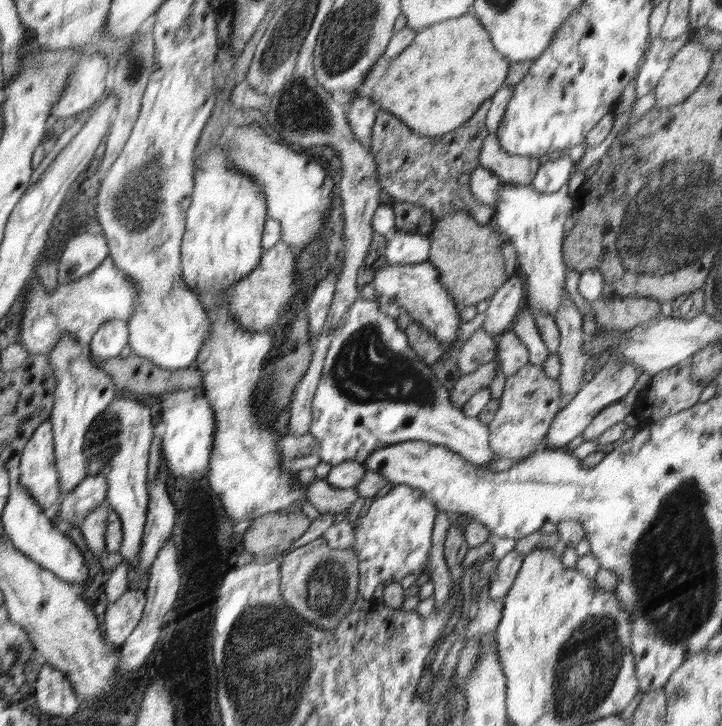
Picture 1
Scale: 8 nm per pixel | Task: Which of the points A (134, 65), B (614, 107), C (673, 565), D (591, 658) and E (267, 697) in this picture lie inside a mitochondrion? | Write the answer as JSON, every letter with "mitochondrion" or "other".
{"A":"mitochondrion","B":"other","C":"mitochondrion","D":"mitochondrion","E":"mitochondrion"}

